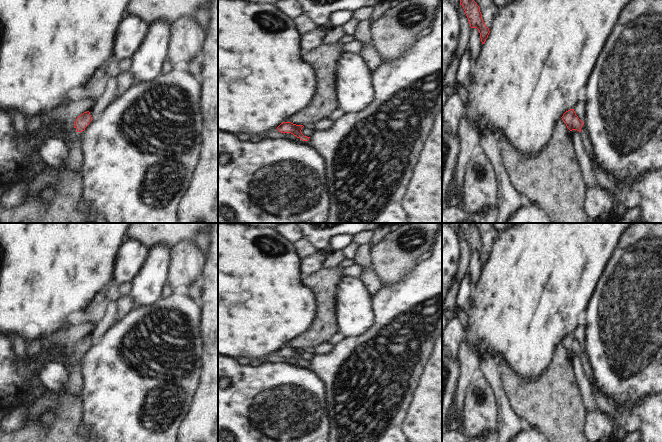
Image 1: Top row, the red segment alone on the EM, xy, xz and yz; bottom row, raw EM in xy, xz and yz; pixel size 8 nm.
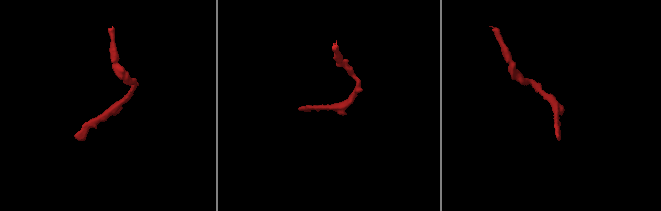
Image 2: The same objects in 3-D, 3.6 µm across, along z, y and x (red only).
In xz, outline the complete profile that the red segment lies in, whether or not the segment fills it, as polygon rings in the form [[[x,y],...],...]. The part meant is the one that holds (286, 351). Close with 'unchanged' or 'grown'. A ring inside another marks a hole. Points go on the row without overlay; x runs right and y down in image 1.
[[[283,346],[277,351],[277,353],[281,357],[291,357],[296,360],[296,366],[309,369],[308,364],[310,361],[304,360],[301,356],[303,351],[303,349],[296,349],[291,346]]] | grown

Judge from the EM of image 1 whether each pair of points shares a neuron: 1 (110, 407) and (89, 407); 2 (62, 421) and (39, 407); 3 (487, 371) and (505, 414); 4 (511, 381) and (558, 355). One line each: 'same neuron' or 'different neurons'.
1: same neuron
2: different neurons
3: same neuron
4: same neuron

